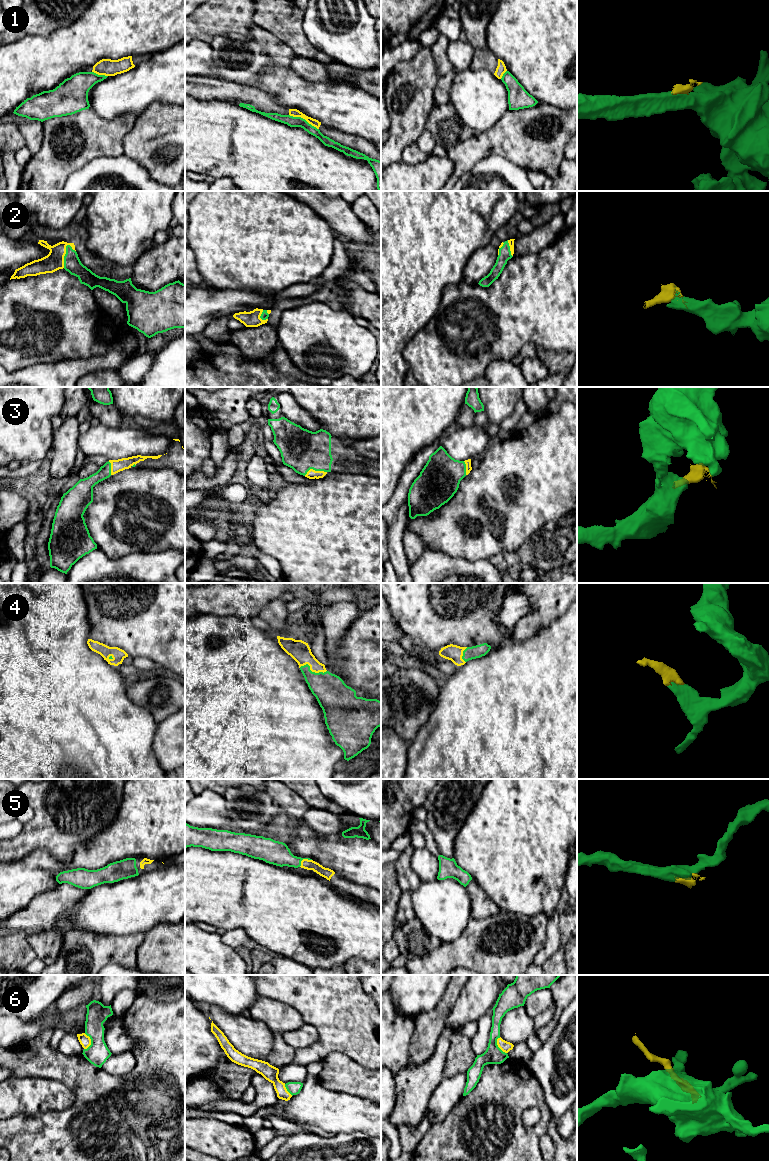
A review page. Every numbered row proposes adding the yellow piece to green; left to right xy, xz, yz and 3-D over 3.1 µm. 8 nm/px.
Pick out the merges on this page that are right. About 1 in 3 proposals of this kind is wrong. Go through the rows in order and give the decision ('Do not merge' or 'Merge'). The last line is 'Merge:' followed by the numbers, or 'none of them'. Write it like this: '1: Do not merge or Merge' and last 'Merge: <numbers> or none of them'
1: Do not merge
2: Merge
3: Merge
4: Merge
5: Merge
6: Do not merge
Merge: 2, 3, 4, 5

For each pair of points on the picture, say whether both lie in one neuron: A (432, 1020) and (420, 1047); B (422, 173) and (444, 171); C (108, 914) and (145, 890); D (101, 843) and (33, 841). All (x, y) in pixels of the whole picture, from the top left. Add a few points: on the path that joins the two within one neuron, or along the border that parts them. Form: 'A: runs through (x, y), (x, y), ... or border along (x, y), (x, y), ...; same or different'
A: runs through (428, 1027), (424, 1040); same
B: runs through (427, 173), (439, 171); same
C: runs through (117, 909), (129, 906), (136, 899); same
D: border along (102, 829), (86, 841), (78, 843), (69, 862); different

